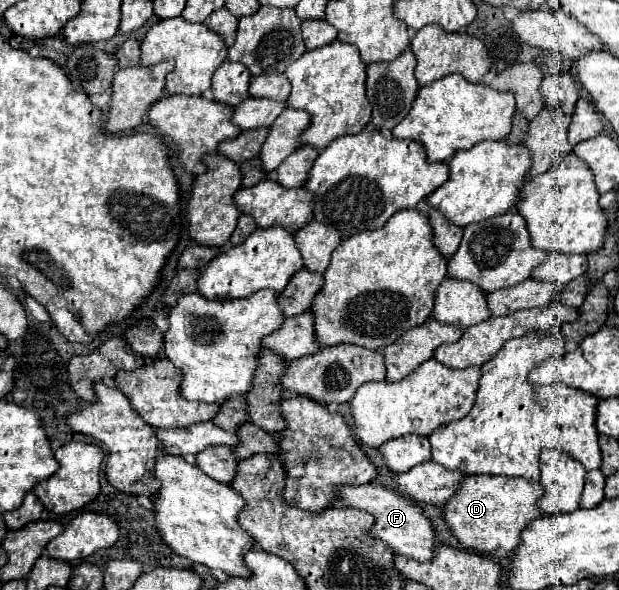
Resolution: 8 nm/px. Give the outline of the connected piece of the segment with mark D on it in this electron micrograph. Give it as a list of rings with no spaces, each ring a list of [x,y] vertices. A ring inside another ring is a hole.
[[[466,476],[454,496],[442,506],[442,518],[454,538],[472,552],[492,554],[496,550],[512,552],[520,542],[520,532],[540,514],[536,500],[544,494],[540,484],[510,476]]]

